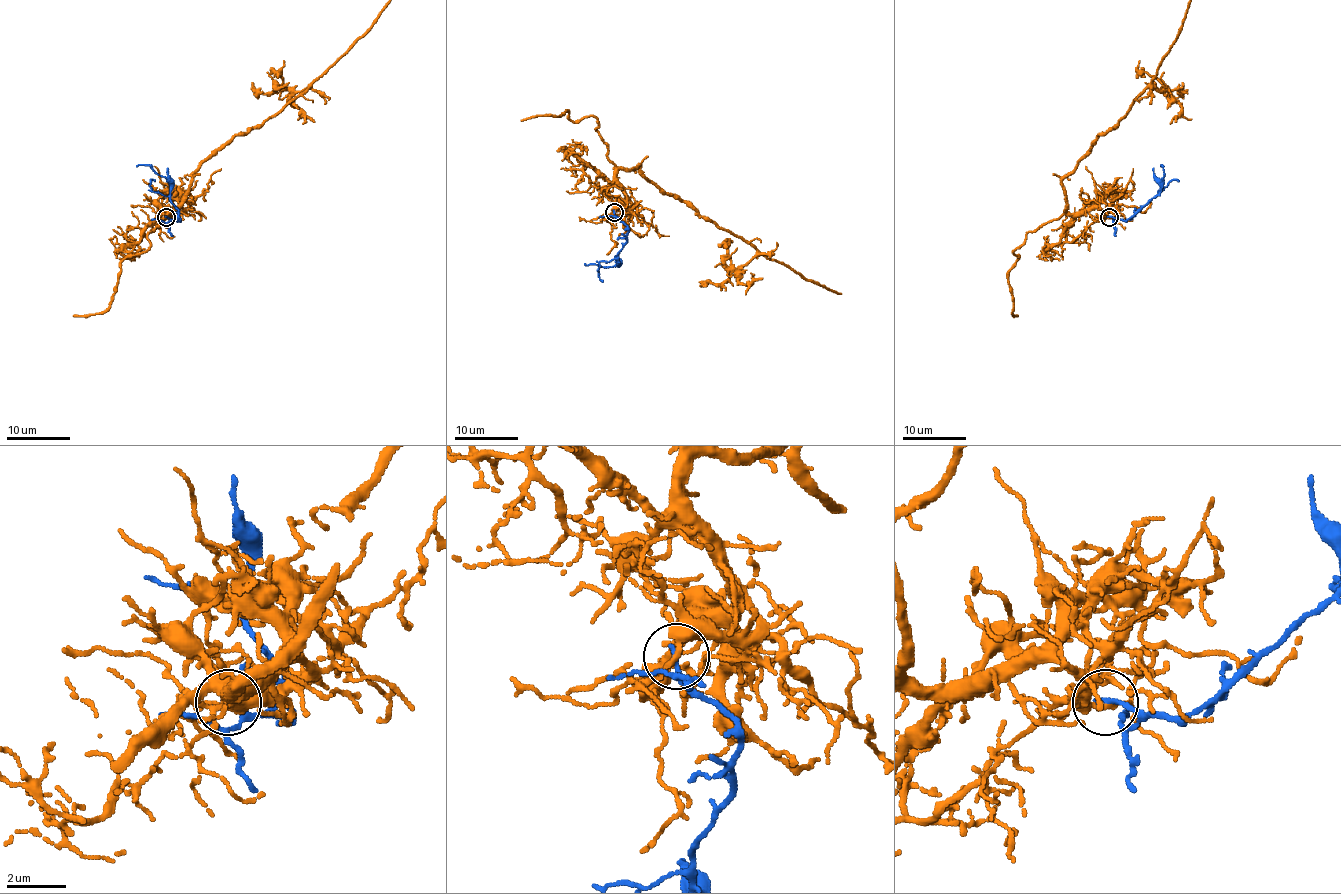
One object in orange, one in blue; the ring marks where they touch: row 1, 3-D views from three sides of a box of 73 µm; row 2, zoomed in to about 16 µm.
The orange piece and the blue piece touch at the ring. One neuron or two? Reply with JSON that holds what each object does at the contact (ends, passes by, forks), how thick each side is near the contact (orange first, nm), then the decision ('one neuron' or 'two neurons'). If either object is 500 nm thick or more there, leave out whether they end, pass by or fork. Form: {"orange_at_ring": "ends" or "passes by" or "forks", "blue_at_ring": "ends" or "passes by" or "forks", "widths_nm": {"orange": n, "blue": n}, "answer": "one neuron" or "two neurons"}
{"orange_at_ring": "passes by", "blue_at_ring": "ends", "widths_nm": {"orange": 280, "blue": 160}, "answer": "two neurons"}

